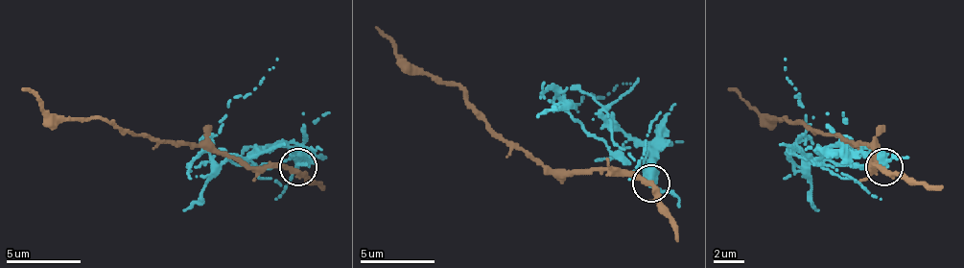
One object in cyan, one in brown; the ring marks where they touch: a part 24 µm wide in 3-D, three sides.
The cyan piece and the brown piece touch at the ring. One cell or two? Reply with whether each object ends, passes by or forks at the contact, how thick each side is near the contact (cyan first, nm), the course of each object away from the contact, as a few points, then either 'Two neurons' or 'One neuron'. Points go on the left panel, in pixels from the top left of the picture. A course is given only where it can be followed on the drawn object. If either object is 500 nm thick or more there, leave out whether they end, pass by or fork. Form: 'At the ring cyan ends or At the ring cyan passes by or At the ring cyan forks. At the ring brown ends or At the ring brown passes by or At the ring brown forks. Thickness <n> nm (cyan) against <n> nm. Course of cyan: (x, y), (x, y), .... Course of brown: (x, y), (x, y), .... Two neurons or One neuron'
At the ring cyan passes by. At the ring brown passes by. Thickness 360 nm (cyan) against 360 nm. Course of cyan: (298, 166), (287, 147), (246, 158), (223, 151), (212, 151), (227, 106), (261, 84), (276, 57). Course of brown: (298, 170), (242, 166), (194, 147), (159, 143), (104, 117), (55, 117), (21, 87). Two neurons

